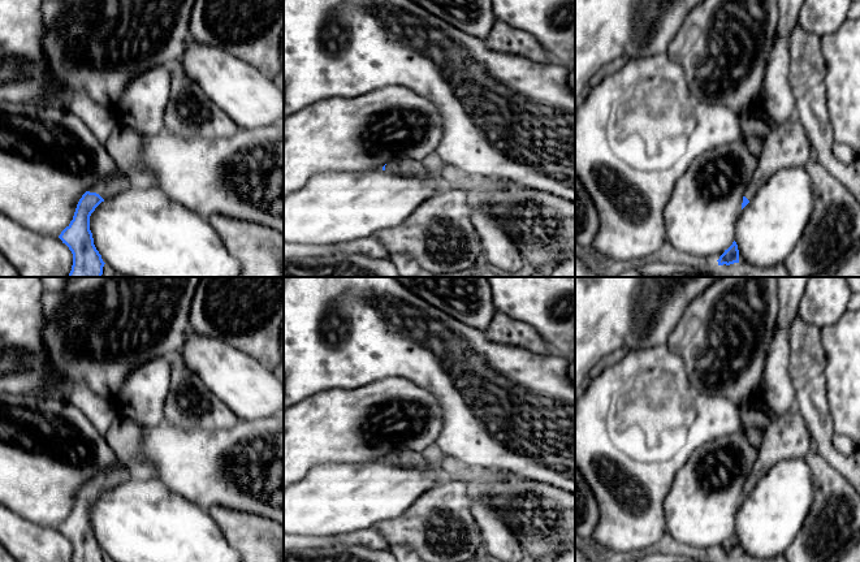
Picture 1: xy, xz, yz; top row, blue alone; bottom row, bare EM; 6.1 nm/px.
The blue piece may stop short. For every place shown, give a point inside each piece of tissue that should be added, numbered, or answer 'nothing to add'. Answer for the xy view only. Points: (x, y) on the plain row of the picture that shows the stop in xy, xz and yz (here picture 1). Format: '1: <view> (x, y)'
1: xy (108, 479)

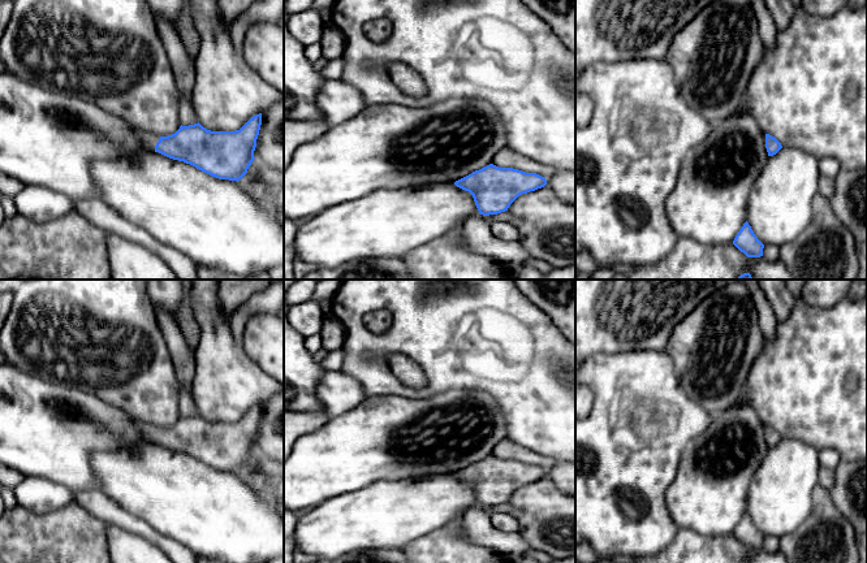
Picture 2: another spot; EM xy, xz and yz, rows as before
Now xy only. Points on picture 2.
1: xy (149, 432)

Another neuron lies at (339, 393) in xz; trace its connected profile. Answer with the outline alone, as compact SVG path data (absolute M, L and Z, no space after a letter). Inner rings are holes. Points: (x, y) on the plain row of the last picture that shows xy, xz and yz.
M325 371L316 386L316 398L329 416L359 407L366 395L359 382L341 371Z

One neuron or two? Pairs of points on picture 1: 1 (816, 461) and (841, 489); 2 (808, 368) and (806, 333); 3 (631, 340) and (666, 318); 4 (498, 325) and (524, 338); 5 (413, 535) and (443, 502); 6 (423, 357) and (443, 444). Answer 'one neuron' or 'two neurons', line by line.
1: one neuron
2: one neuron
3: one neuron
4: one neuron
5: one neuron
6: one neuron

